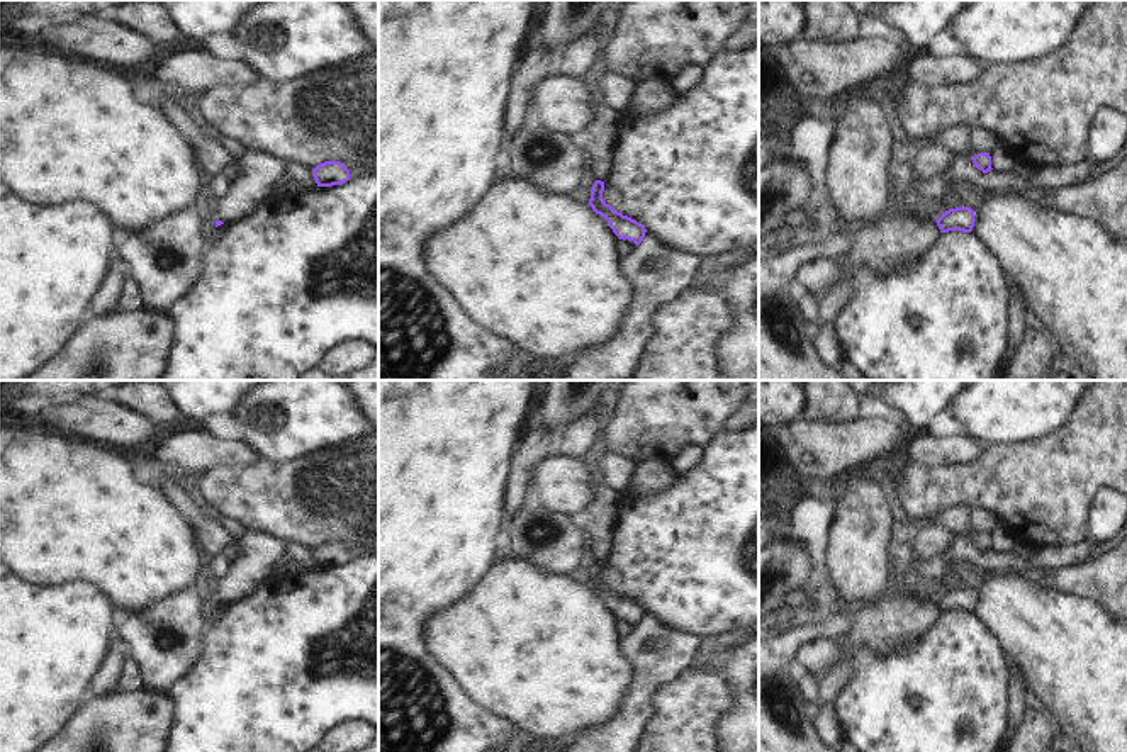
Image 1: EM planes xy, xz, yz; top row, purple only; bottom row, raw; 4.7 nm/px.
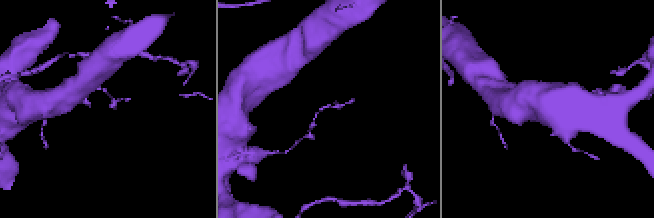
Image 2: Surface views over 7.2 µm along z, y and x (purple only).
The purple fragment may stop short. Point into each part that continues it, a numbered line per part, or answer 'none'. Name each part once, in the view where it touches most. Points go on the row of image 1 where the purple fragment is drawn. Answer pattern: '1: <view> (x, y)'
none

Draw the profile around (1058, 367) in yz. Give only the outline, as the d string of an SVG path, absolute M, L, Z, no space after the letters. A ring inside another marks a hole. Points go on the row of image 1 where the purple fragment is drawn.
M1059 350L1046 365L1046 375L1042 380L1095 380L1079 370L1071 360L1068 360Z

